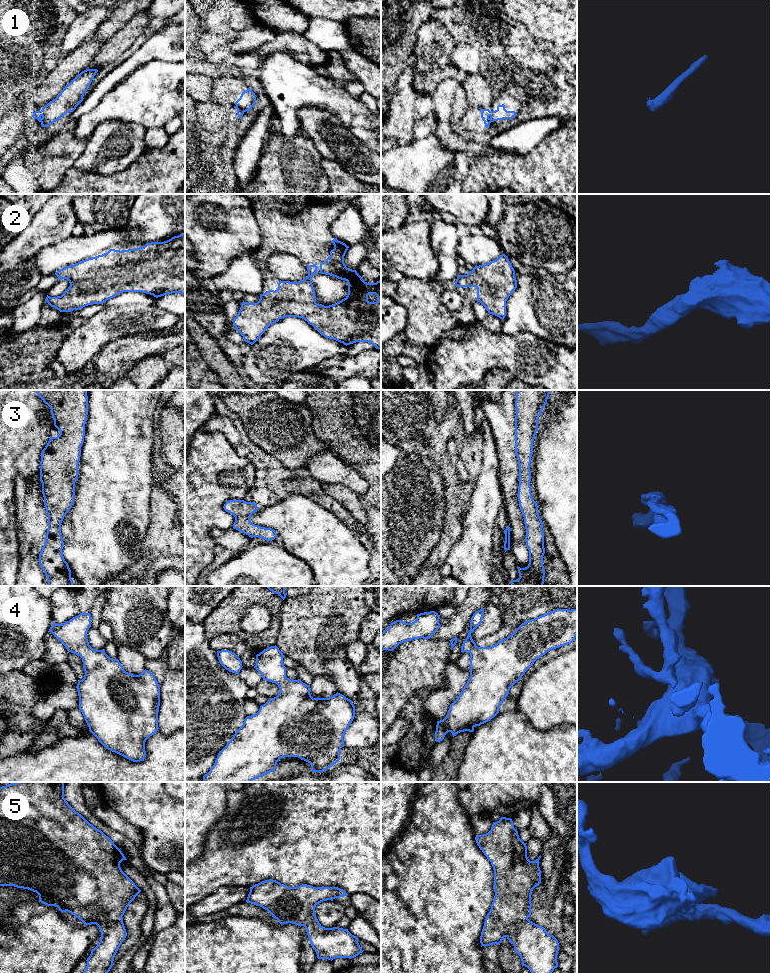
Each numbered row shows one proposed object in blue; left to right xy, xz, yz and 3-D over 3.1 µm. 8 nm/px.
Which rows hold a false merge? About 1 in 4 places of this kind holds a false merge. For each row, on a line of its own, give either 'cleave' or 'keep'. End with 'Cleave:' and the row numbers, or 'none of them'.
1: cleave
2: keep
3: keep
4: keep
5: keep
Cleave: 1

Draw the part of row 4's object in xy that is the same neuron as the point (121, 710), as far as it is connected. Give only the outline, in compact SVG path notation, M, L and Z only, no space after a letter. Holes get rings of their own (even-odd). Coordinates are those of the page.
M80 613L63 624L54 623L51 632L66 649L82 658L84 678L76 686L81 710L89 731L108 750L133 762L146 757L145 742L158 731L160 686L148 670L139 675L126 672L118 659L110 658L102 650L94 650L88 642L91 614Z

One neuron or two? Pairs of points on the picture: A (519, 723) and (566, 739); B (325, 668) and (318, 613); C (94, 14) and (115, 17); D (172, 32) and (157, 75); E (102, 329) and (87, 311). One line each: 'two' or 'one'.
A: one
B: one
C: two
D: two
E: two

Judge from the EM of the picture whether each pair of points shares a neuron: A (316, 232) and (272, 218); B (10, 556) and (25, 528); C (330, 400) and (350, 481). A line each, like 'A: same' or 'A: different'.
A: same
B: different
C: different

